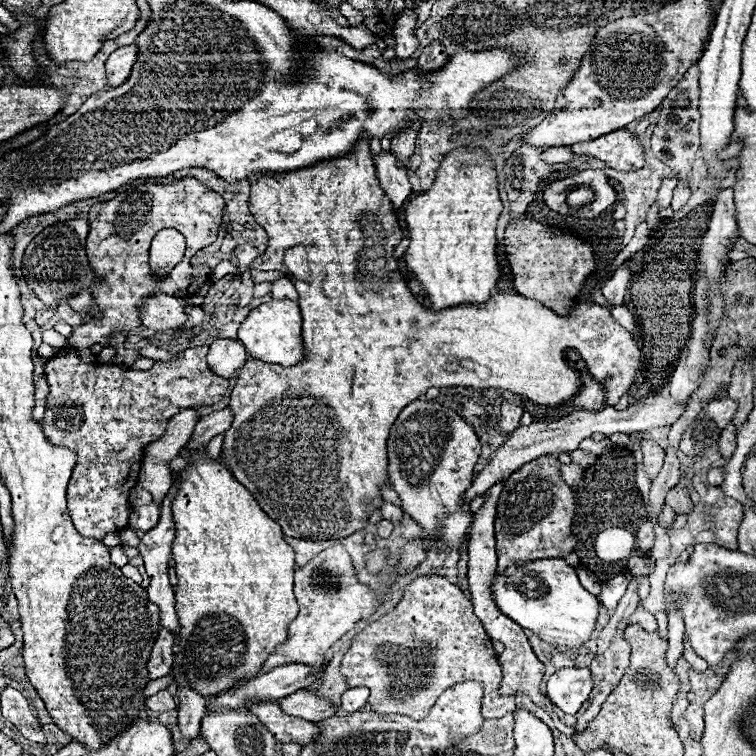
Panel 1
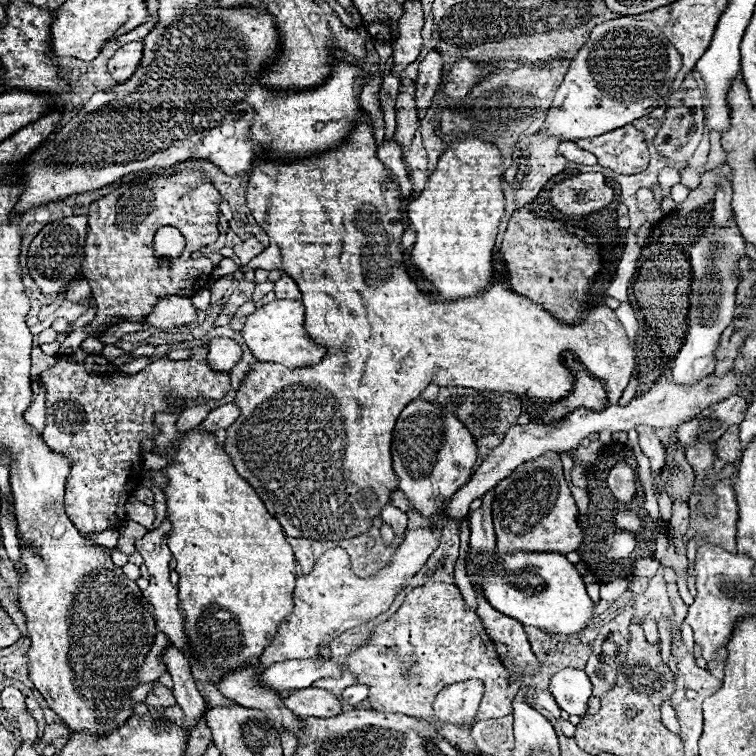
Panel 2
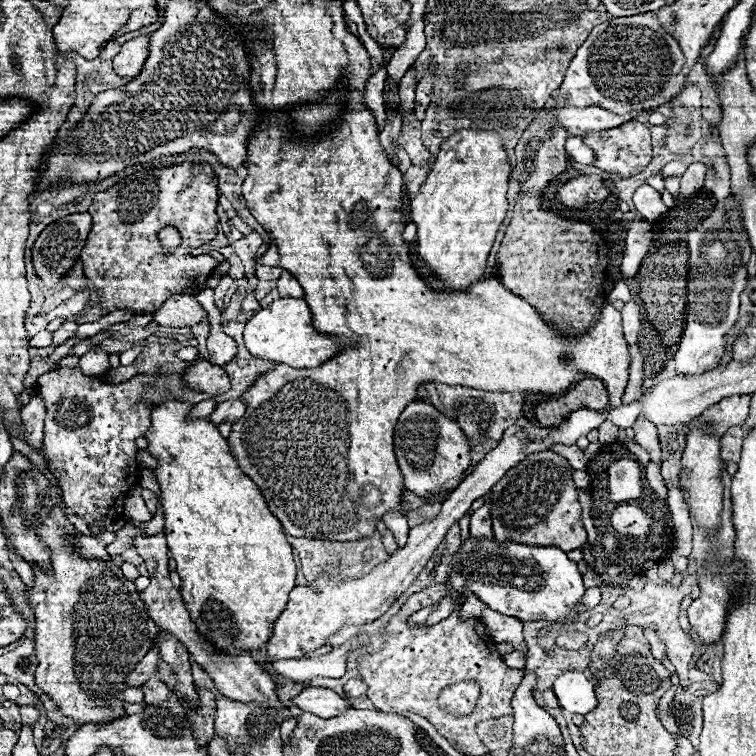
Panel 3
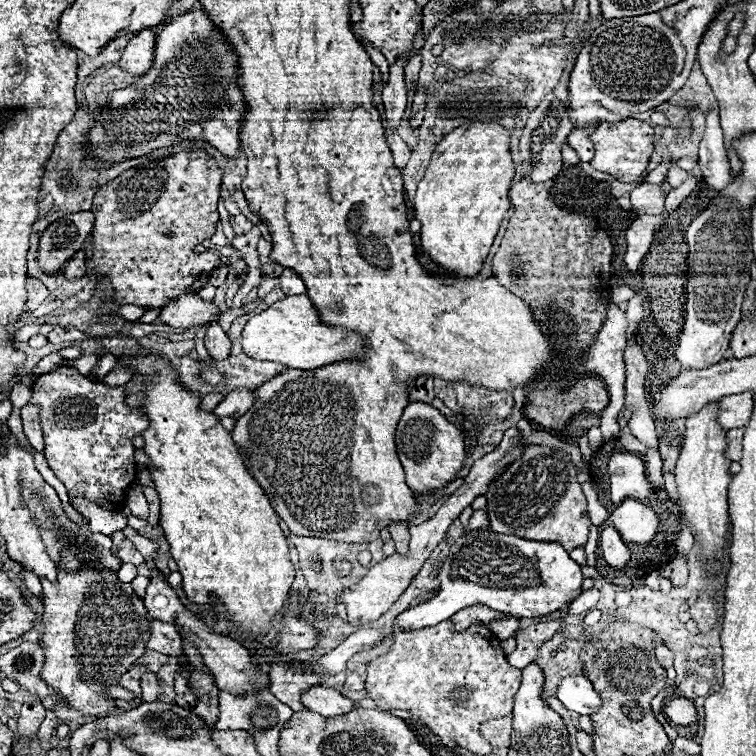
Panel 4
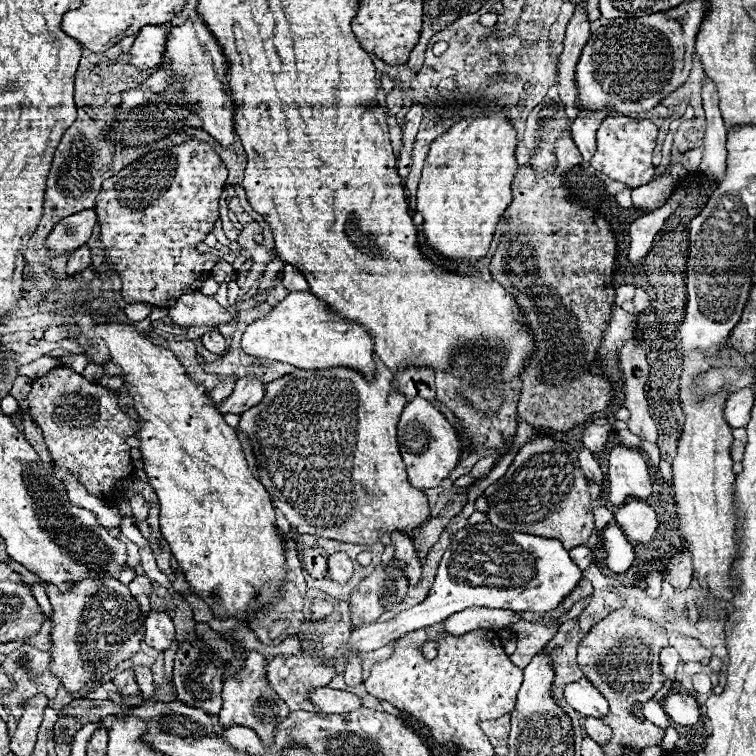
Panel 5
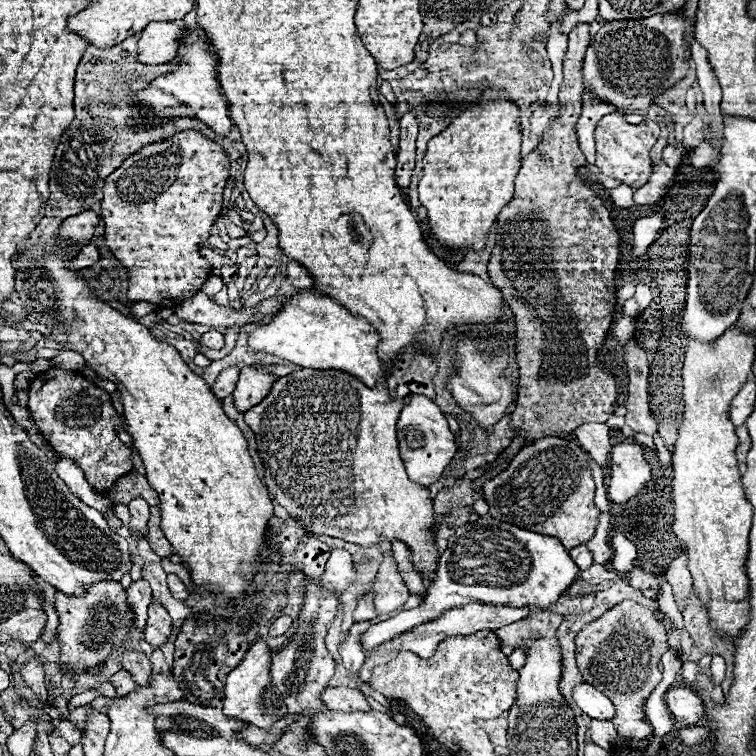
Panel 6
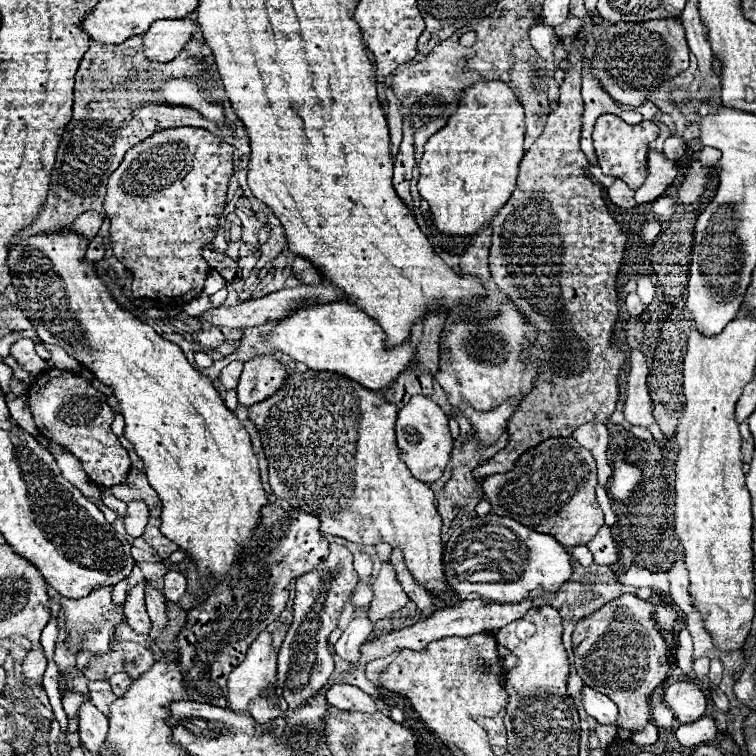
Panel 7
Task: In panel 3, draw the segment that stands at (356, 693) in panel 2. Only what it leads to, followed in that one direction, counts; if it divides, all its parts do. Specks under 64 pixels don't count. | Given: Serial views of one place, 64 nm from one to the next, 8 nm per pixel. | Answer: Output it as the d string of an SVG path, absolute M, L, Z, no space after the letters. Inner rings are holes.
M350 680L344 686L344 694L350 698L360 698L362 694L366 694L366 684L362 680Z

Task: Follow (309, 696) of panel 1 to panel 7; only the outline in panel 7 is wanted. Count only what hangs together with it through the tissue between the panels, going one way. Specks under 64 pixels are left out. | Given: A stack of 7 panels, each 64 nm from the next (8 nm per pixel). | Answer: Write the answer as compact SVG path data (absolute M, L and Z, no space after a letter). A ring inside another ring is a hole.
M336 684L326 690L326 700L330 706L338 710L350 710L350 712L376 712L374 698L370 698L366 692L362 692L356 686L350 684Z

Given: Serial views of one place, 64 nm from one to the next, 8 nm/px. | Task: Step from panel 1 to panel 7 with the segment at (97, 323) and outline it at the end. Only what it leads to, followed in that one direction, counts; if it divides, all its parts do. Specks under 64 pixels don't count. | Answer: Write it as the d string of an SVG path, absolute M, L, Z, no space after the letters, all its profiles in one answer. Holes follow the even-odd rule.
M190 126L158 132L136 144L134 150L126 152L122 164L108 178L104 210L110 220L112 252L134 276L134 298L153 299L177 306L194 300L202 292L204 280L210 272L210 266L202 258L202 248L216 236L232 168L232 146L208 130Z

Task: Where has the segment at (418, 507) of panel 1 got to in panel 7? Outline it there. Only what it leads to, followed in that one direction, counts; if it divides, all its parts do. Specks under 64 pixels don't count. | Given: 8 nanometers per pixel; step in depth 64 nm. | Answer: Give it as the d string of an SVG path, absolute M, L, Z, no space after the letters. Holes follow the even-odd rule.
M414 396L398 412L396 438L398 438L398 448L400 448L400 460L410 468L414 478L418 478L420 482L432 484L442 476L442 472L450 460L452 436L448 430L448 418L436 402L432 402L426 396Z

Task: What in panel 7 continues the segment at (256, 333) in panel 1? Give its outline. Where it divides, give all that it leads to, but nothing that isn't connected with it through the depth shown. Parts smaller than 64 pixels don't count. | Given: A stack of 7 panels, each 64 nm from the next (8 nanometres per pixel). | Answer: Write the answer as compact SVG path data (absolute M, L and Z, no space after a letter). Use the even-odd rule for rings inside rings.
M346 302L300 306L290 312L290 316L282 318L272 332L262 334L262 342L270 342L274 350L306 364L310 370L338 372L370 390L388 388L396 376L410 366L416 352L410 342L388 350L384 338L382 328L370 320L368 314Z

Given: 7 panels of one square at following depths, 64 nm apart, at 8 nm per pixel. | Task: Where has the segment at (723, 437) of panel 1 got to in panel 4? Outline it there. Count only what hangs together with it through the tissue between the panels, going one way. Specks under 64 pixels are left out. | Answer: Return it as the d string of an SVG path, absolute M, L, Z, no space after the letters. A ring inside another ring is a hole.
M734 428L726 434L726 440L728 440L728 450L724 452L724 456L732 462L738 462L740 460L740 454L742 454L742 438L744 438L744 428Z

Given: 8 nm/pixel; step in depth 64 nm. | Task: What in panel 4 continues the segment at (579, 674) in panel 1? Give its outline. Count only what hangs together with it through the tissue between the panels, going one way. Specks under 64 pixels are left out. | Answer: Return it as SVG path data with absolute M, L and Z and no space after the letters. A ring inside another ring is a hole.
M566 676L558 684L558 700L576 714L594 714L602 700L586 676Z

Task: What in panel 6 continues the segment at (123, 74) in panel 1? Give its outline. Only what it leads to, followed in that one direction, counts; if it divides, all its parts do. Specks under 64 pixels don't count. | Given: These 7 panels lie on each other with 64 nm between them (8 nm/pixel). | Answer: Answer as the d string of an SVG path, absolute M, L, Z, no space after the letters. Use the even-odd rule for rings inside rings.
M150 22L138 40L138 62L142 64L166 64L174 58L178 48L180 32L186 26L178 26L174 22Z

